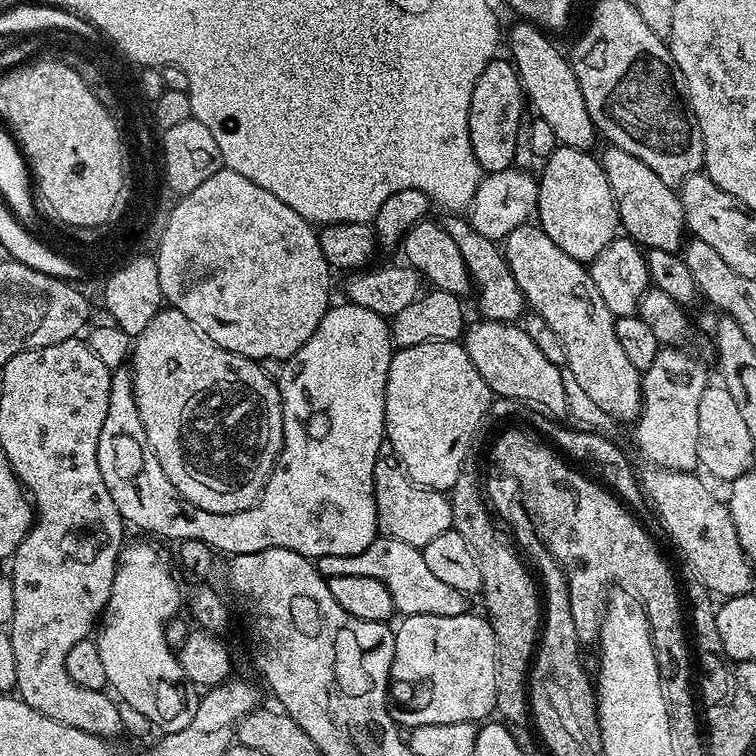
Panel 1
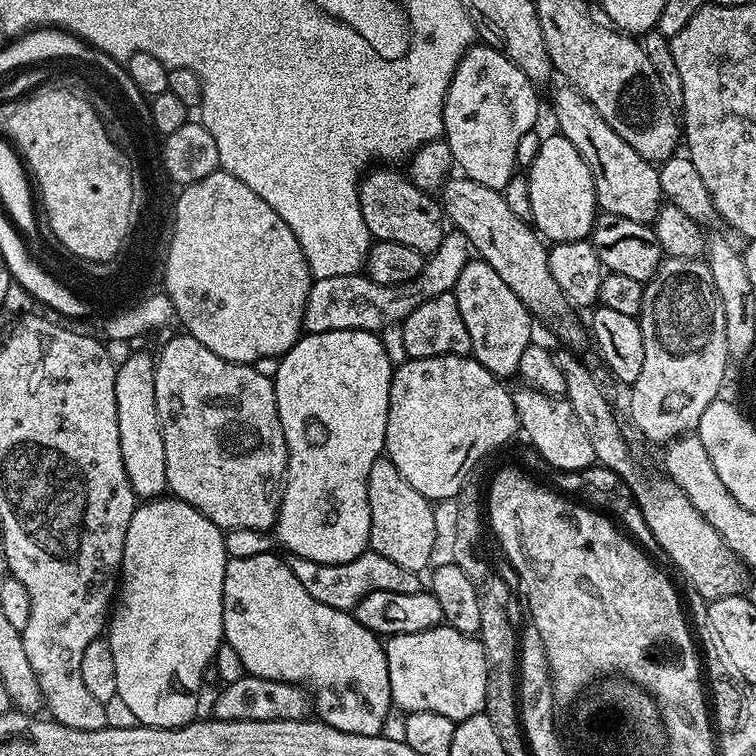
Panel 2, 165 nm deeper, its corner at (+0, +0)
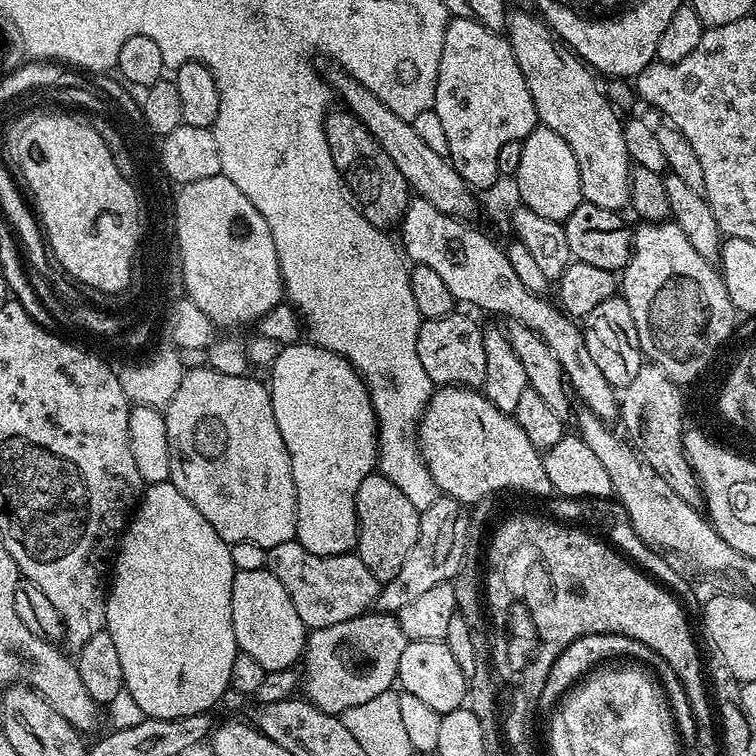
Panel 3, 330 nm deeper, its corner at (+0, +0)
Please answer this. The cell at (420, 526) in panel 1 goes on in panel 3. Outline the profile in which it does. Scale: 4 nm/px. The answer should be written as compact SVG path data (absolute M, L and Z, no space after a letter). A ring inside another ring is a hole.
M374 470L366 478L362 478L362 486L358 486L356 495L356 546L354 552L364 563L366 570L370 570L370 574L374 574L376 580L390 581L394 578L394 574L398 574L398 570L402 570L402 562L406 562L406 554L410 554L414 542L418 542L420 514L421 509L416 508L414 502L410 502L410 498L406 498L406 494L402 494L402 490L398 490L398 486L394 486L394 482L390 482L390 478L380 475L379 471Z

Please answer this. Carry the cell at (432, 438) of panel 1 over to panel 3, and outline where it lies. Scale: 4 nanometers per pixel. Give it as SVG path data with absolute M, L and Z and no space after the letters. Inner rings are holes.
M440 386L433 391L431 398L428 399L428 405L424 407L424 412L418 421L418 443L420 446L420 457L424 460L428 472L432 475L432 480L436 483L437 489L443 495L452 497L453 500L459 500L465 506L476 506L487 496L492 496L495 492L500 492L503 488L512 487L516 492L529 492L532 496L544 496L548 498L553 495L550 486L550 478L546 478L546 466L541 449L535 448L530 442L530 438L526 438L526 433L522 430L522 426L518 426L515 415L498 410L498 406L494 406L494 402L490 402L483 391L475 388L466 388L463 386Z

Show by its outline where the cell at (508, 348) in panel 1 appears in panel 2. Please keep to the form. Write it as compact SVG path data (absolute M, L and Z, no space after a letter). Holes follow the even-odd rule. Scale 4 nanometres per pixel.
M520 386L512 392L512 401L516 407L516 418L522 432L528 435L536 452L557 473L577 472L597 463L594 446L590 442L590 434L578 422L578 414L568 405L567 399L556 399L539 392L537 388Z

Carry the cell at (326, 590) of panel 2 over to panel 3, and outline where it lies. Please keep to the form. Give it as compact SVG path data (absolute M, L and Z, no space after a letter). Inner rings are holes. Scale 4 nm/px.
M295 539L290 542L278 542L278 546L267 549L266 567L268 571L286 586L286 594L290 594L290 602L294 602L294 610L298 610L298 618L302 618L305 628L325 628L326 626L338 626L338 622L350 622L350 618L358 618L365 615L375 605L376 596L382 587L381 581L366 570L366 566L355 554L342 556L319 556L310 554L306 546Z

